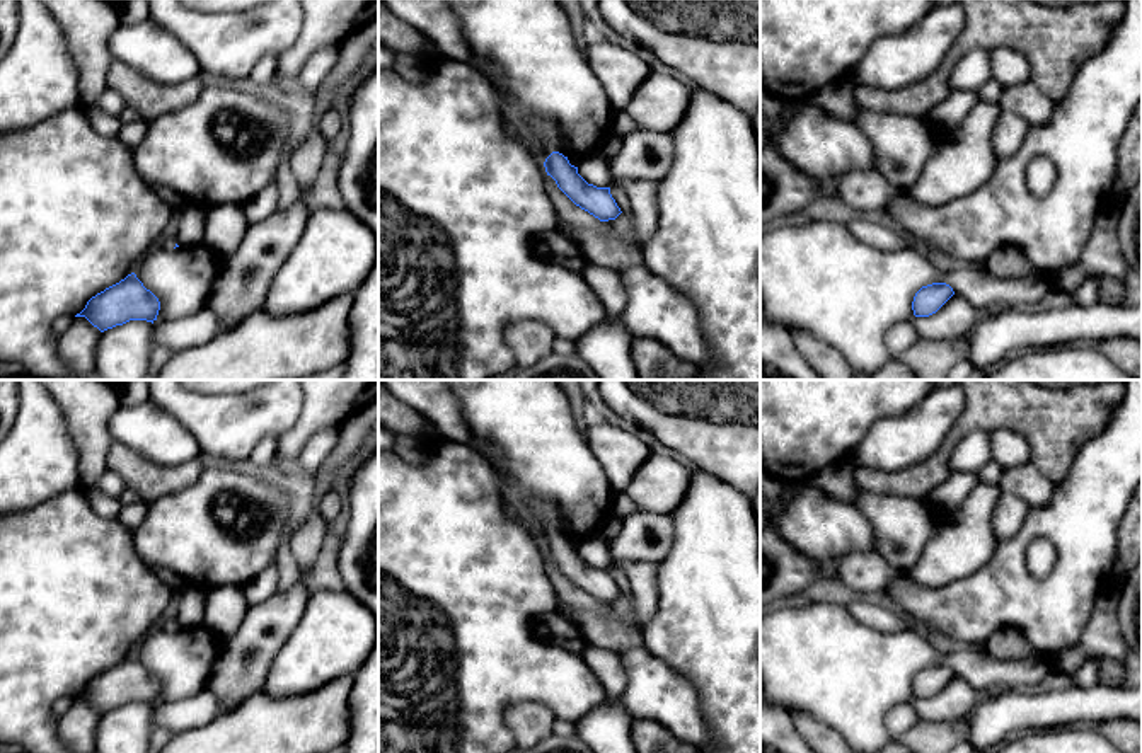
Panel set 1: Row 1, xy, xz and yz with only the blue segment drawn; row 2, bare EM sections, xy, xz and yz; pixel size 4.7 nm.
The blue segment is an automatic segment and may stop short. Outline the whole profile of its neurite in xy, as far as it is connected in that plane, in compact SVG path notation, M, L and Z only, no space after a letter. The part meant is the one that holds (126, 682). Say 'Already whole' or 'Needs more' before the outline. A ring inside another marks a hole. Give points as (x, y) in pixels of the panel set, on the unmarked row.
Already whole. M135 654L92 678L75 698L85 698L101 714L130 702L155 704L160 692L159 680L143 668Z

